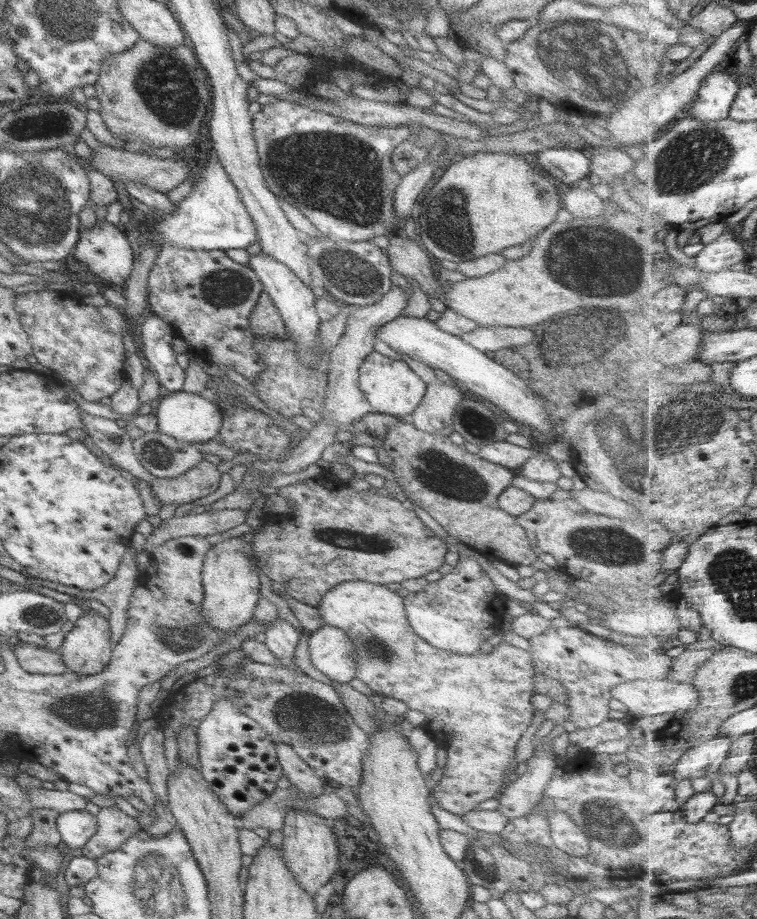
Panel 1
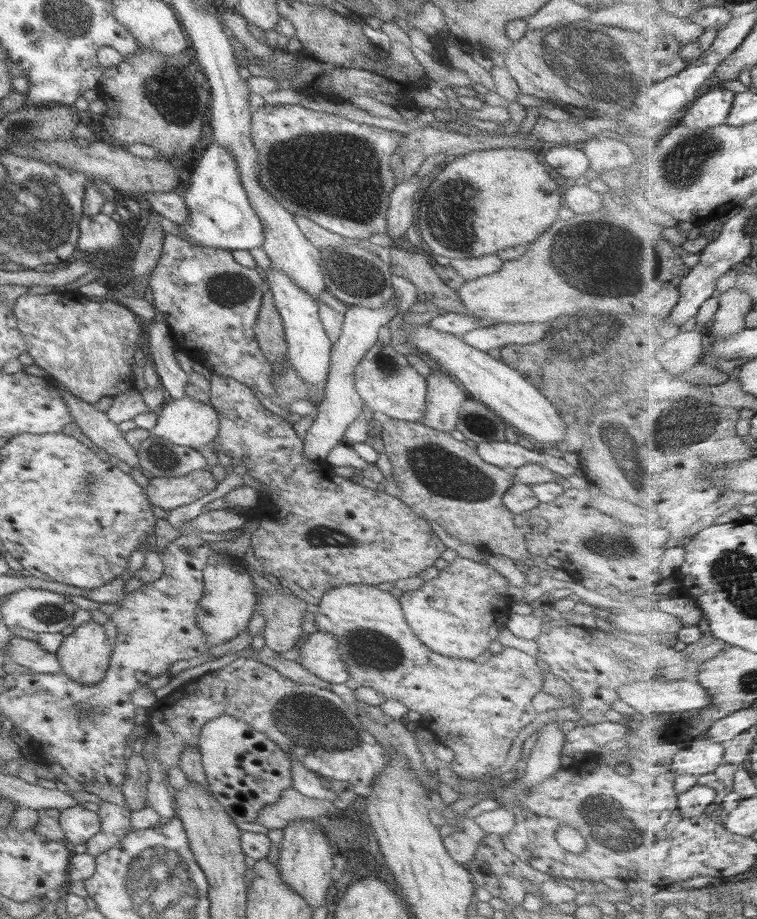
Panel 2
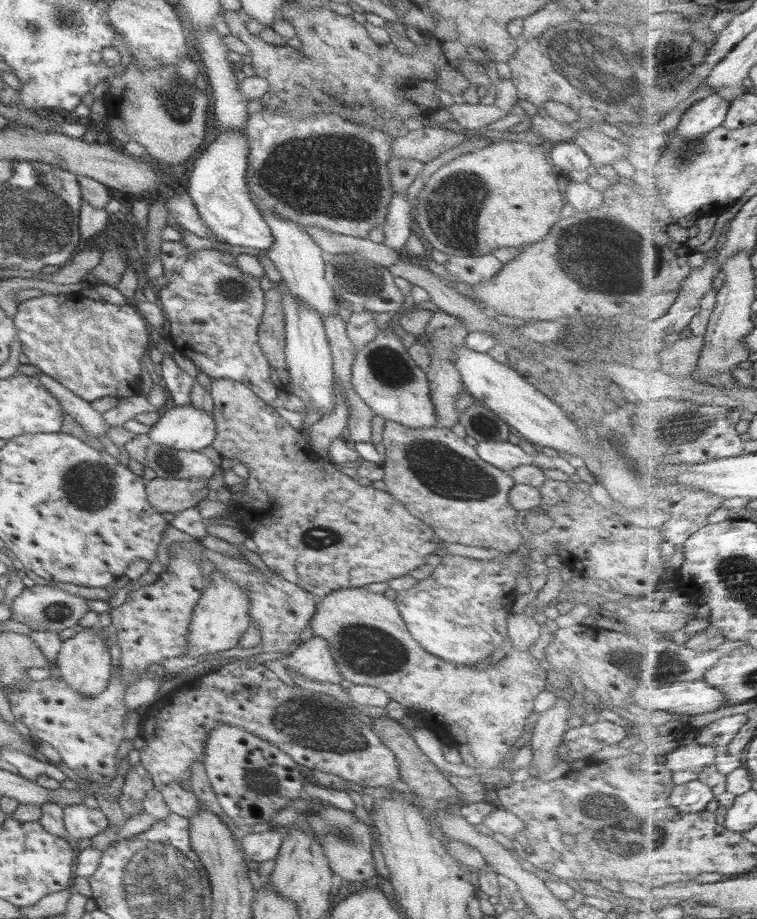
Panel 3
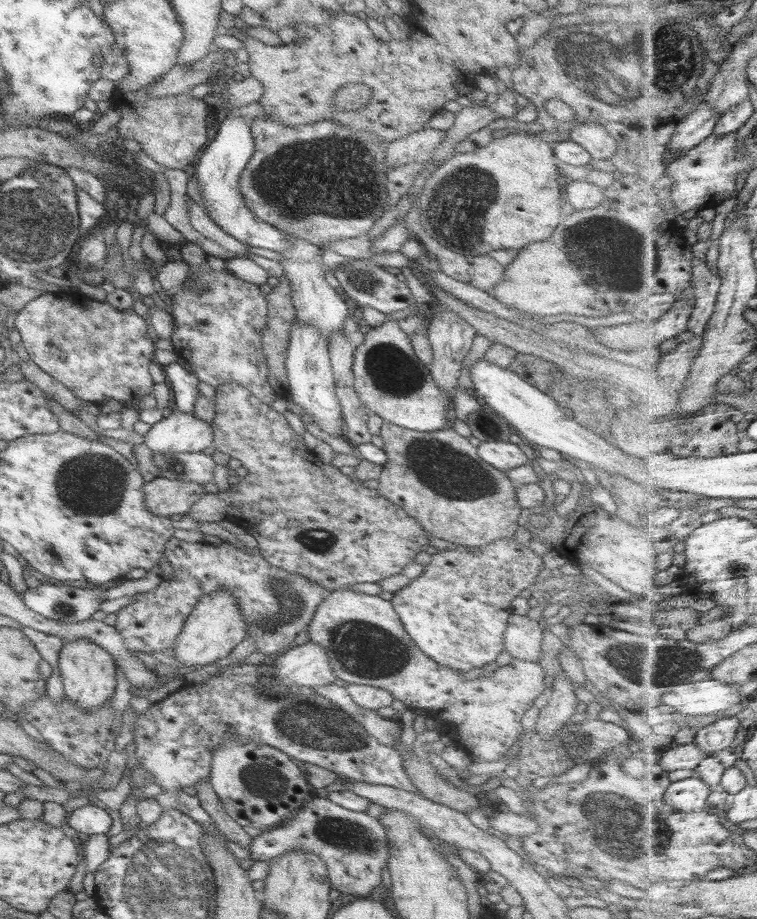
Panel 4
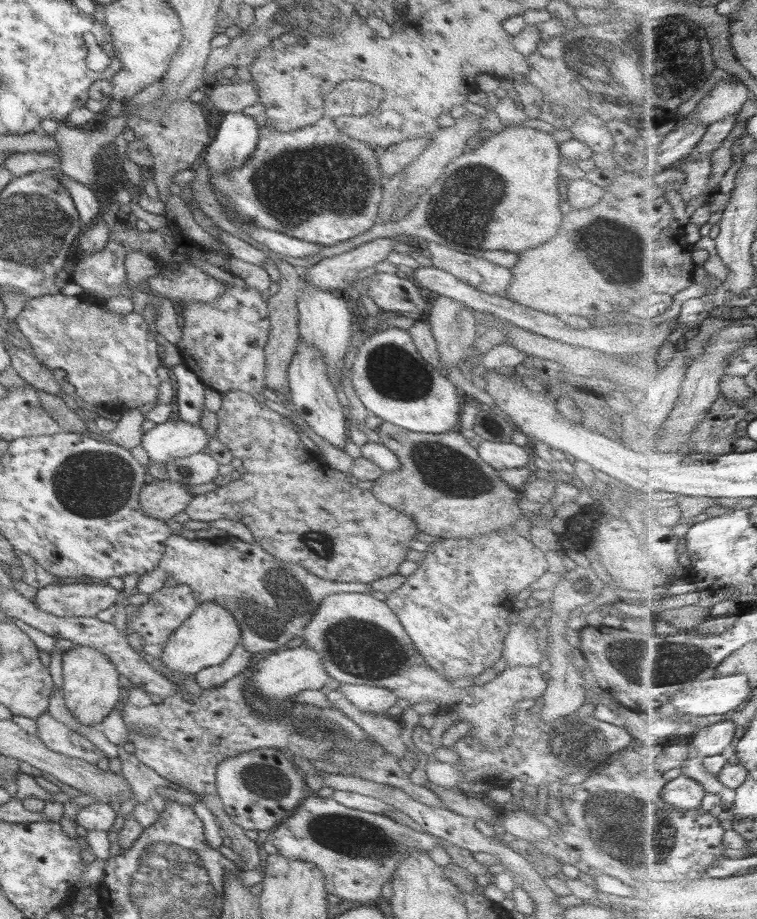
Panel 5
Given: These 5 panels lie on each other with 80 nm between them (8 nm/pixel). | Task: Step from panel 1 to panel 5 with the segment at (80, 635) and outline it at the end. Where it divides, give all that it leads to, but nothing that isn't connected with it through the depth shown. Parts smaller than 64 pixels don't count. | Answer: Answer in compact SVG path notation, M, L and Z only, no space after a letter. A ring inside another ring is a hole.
M75 645L63 653L61 660L63 704L79 724L94 727L110 713L120 697L119 673L104 653L87 646Z

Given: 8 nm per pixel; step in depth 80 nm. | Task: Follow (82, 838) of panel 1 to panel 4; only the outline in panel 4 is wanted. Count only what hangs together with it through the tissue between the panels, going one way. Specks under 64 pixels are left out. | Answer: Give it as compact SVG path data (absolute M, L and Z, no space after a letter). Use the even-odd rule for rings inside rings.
M94 805L81 806L67 814L66 818L67 826L75 832L87 834L88 837L105 835L111 825L109 814L103 808Z

